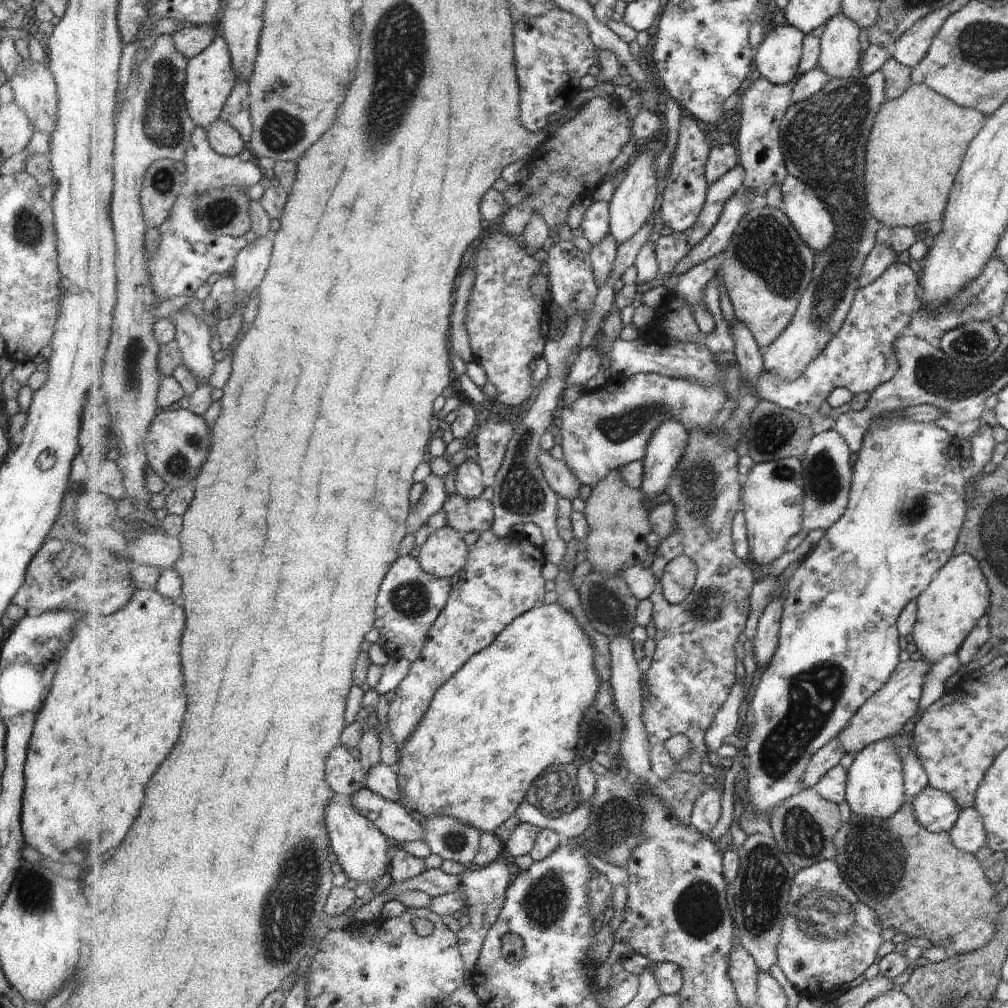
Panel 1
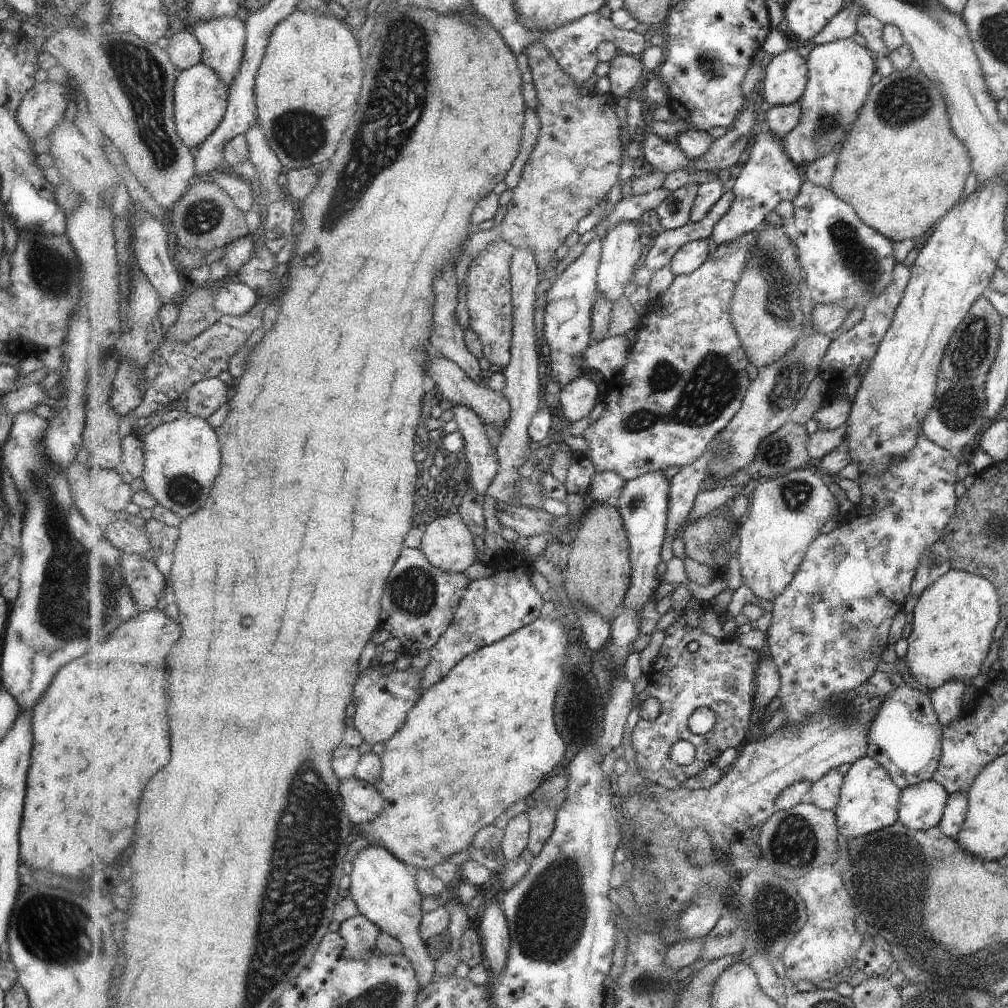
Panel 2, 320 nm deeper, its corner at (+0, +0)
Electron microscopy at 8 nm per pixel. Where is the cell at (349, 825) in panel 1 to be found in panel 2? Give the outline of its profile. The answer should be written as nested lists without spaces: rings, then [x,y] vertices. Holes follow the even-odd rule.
[[[368,844],[363,847],[348,866],[351,887],[348,893],[356,900],[360,914],[367,915],[383,932],[390,934],[402,943],[404,956],[415,968],[420,990],[434,979],[435,961],[430,958],[428,946],[420,935],[420,926],[424,917],[422,900],[424,896],[418,888],[414,872],[401,862],[393,853],[379,845]]]

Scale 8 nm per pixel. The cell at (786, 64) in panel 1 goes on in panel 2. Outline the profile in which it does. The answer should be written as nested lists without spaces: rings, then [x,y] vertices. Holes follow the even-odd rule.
[[[797,49],[773,56],[764,72],[762,98],[770,106],[790,105],[803,98],[808,87],[808,61]]]

